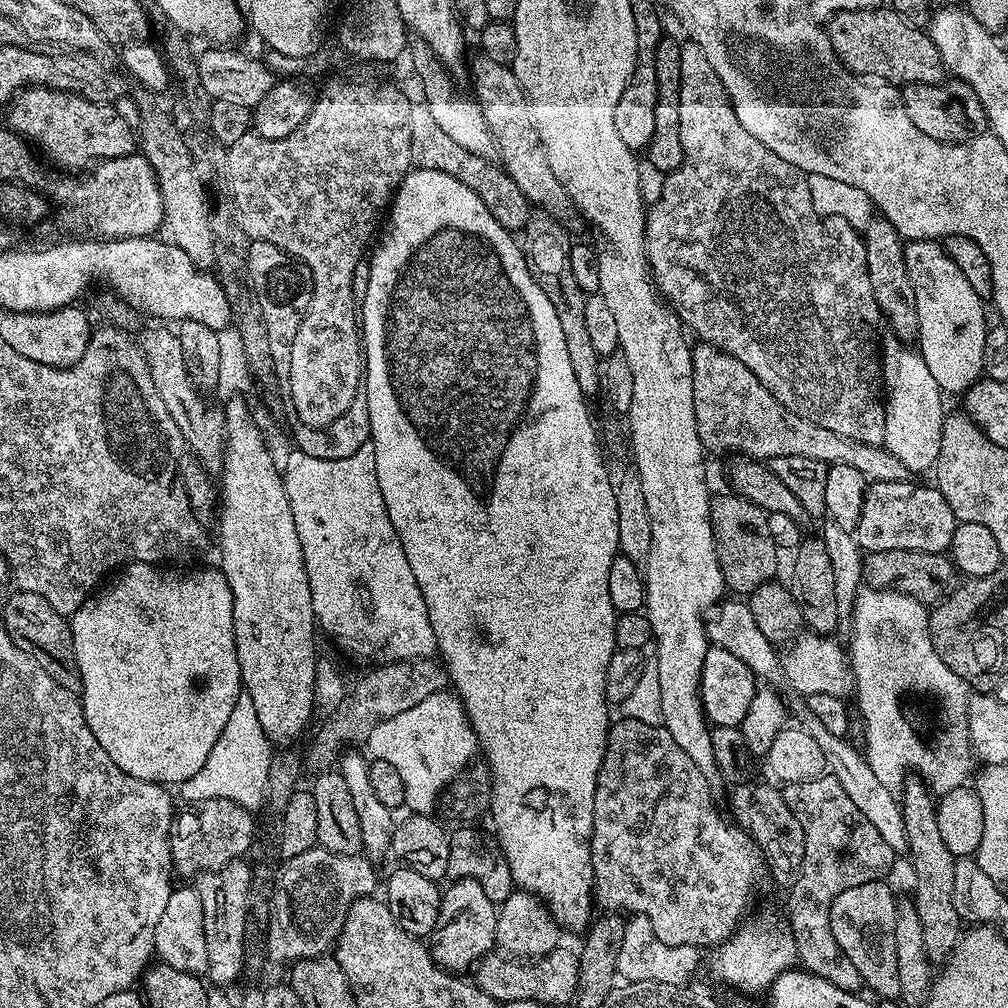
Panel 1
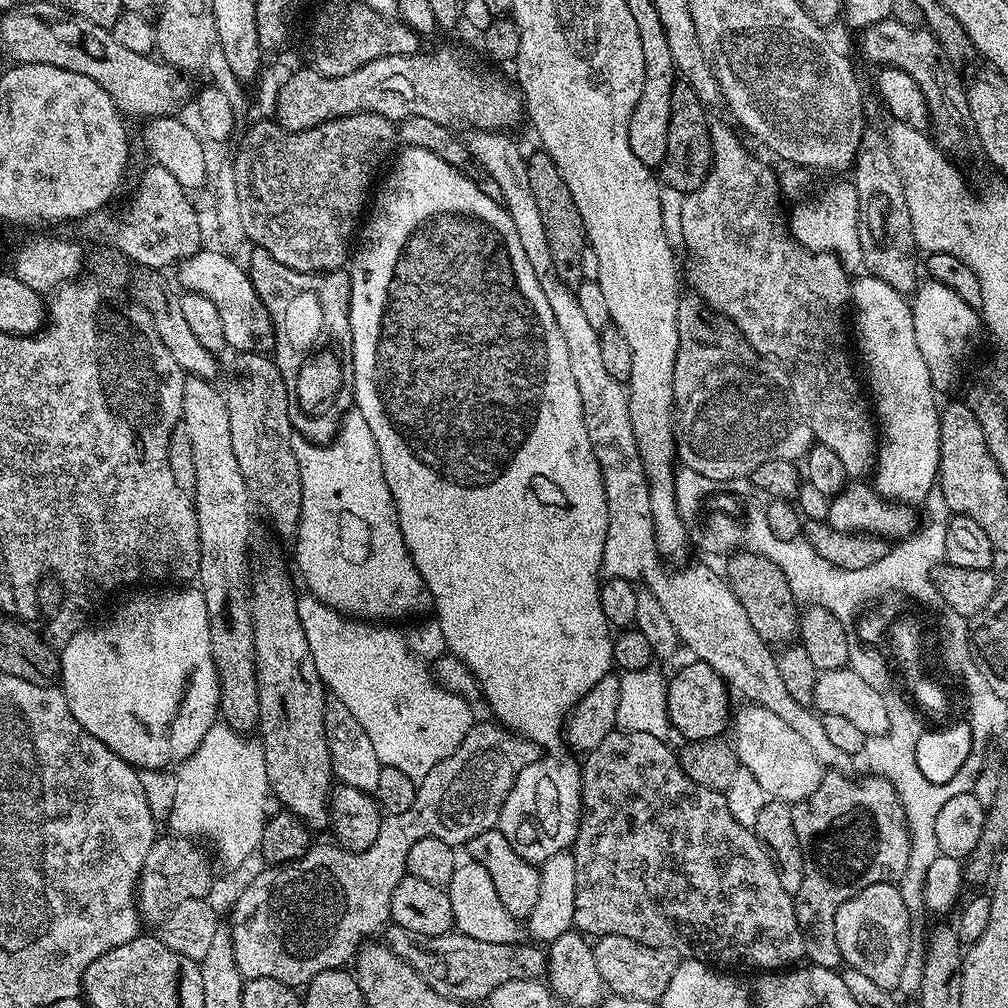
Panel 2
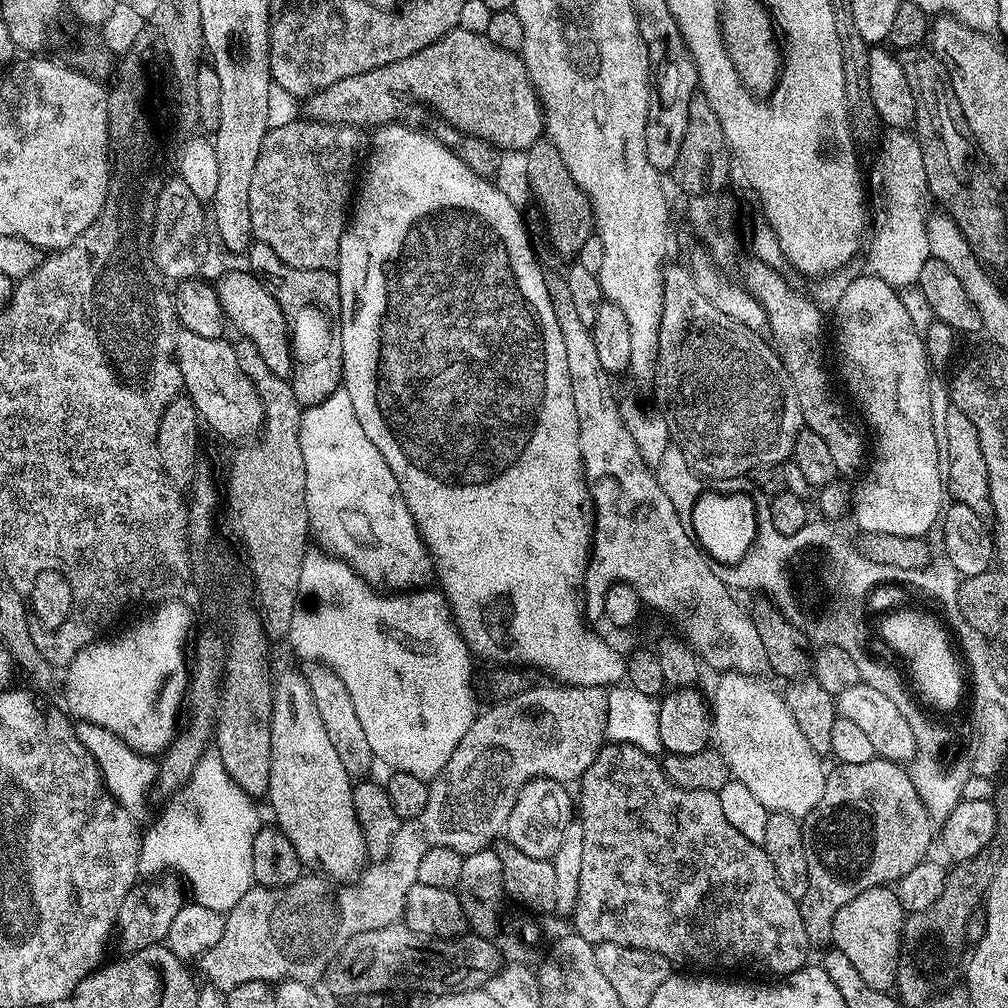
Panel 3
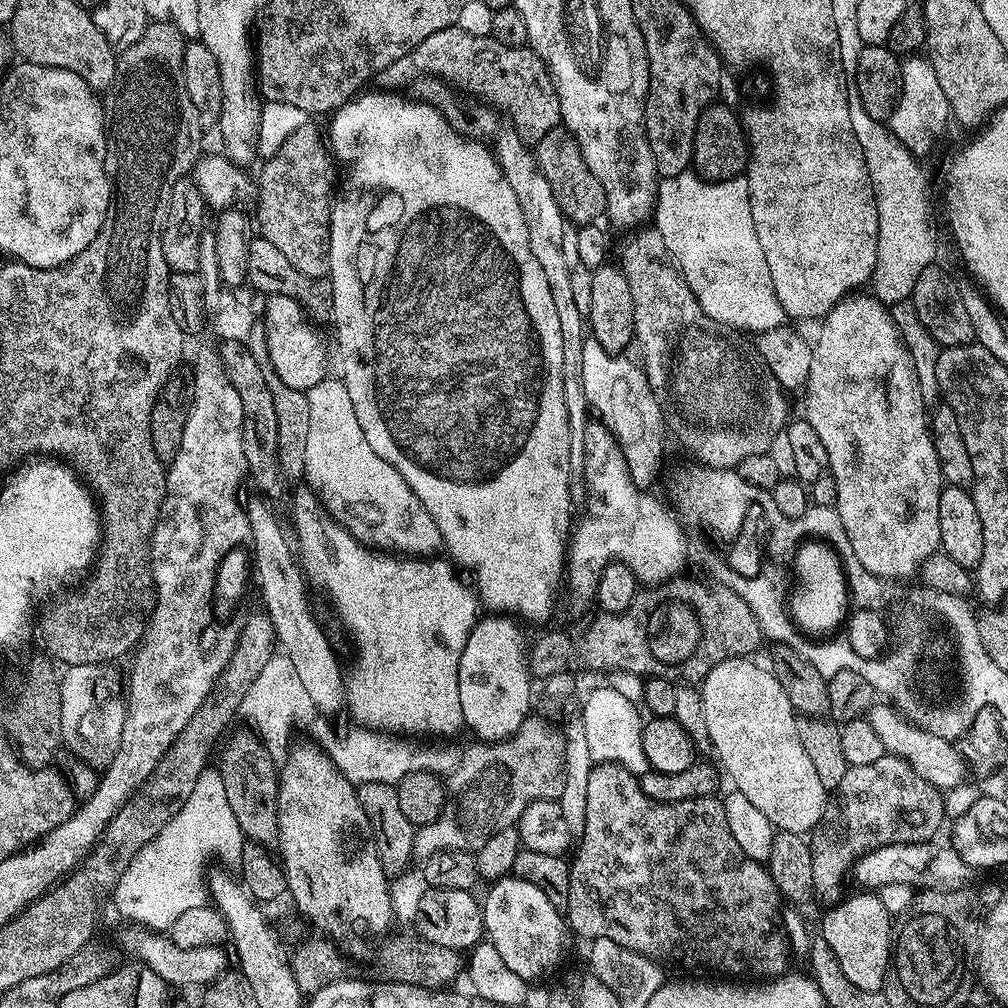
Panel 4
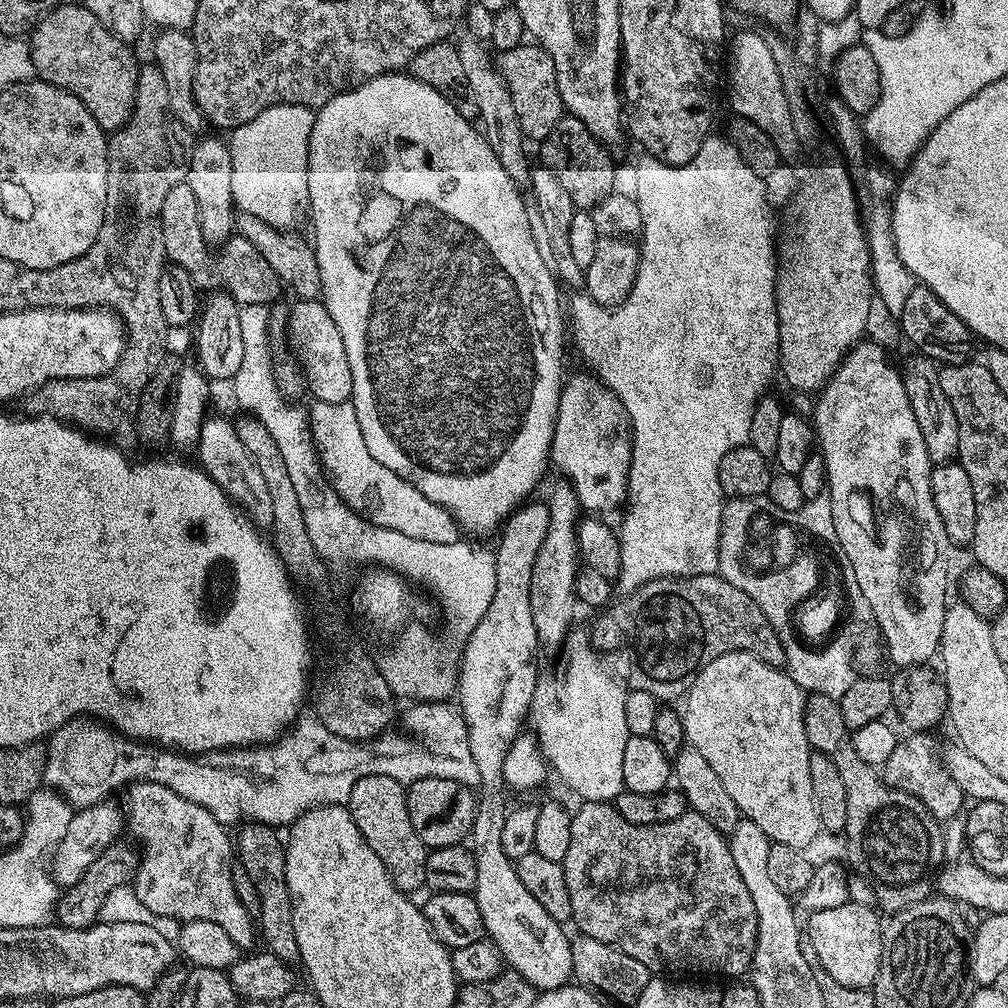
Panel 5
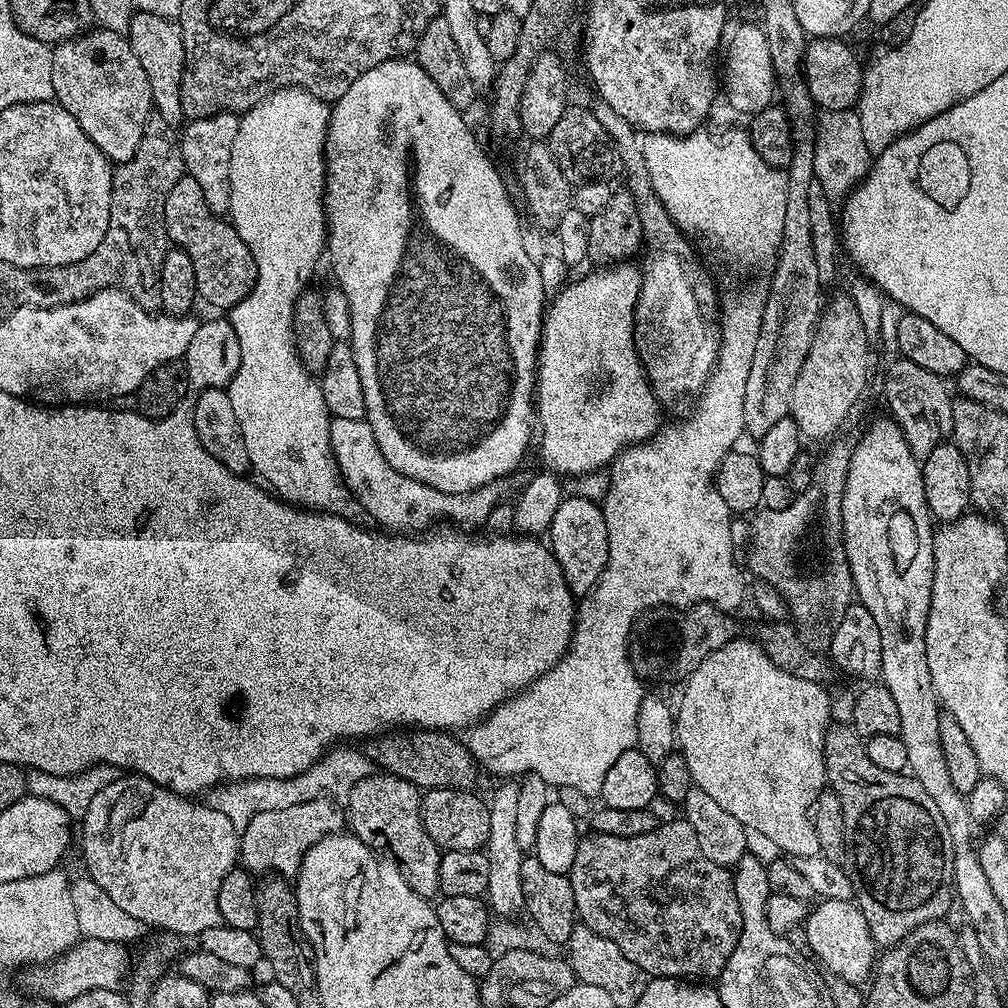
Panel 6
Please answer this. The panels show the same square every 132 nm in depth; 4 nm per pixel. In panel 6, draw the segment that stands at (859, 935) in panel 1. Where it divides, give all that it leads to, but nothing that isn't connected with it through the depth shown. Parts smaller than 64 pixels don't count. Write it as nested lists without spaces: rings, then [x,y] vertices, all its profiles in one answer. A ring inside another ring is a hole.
[[[821,899],[819,903],[817,903],[817,908],[813,907],[811,911],[809,911],[808,915],[804,917],[803,928],[806,930],[806,942],[810,942],[810,950],[812,951],[812,956],[815,959],[820,959],[822,963],[824,963],[823,971],[825,973],[831,974],[833,976],[837,976],[838,978],[842,978],[846,982],[850,982],[851,984],[863,985],[865,983],[864,979],[871,977],[874,972],[874,965],[878,960],[878,946],[874,942],[874,938],[870,934],[870,926],[866,926],[866,914],[862,914],[862,910],[860,907],[855,904],[852,900],[844,900],[844,901],[836,901],[836,900],[825,900]]]

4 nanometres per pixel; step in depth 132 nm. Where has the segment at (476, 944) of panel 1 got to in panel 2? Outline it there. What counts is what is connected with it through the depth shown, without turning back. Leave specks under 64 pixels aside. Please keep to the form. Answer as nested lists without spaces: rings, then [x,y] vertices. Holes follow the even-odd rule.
[[[465,859],[457,863],[454,878],[450,878],[446,891],[450,898],[455,931],[470,938],[478,938],[478,942],[514,944],[521,939],[521,921],[511,916],[506,906],[502,906],[502,901],[498,899],[498,890],[494,890],[494,881],[490,879],[489,872],[483,866],[478,866],[478,862]]]

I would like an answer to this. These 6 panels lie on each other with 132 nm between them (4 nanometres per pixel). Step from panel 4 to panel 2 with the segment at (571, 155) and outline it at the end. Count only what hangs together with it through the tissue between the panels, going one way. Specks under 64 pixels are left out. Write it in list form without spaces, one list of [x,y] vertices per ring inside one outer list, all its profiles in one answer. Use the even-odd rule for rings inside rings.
[[[537,150],[533,156],[527,157],[526,175],[530,178],[530,190],[534,193],[534,199],[538,202],[538,210],[542,213],[542,222],[546,225],[546,238],[550,238],[550,254],[554,254],[554,267],[558,278],[566,285],[575,286],[584,280],[582,272],[582,252],[586,247],[588,232],[582,222],[582,214],[578,214],[578,206],[570,194],[570,186],[558,174],[558,166],[554,166],[554,158],[550,158],[548,153]]]

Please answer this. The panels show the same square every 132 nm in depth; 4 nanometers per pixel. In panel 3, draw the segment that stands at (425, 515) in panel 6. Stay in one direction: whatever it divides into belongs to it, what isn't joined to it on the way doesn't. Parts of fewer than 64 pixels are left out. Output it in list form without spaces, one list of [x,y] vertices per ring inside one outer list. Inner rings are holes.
[[[337,386],[324,397],[309,403],[300,417],[302,462],[306,462],[306,510],[308,527],[320,540],[325,540],[327,551],[347,561],[368,584],[380,590],[415,590],[431,585],[434,580],[434,561],[430,550],[420,537],[420,527],[406,506],[406,498],[398,486],[398,478],[386,466],[386,458],[378,454],[378,446],[366,438],[350,394]]]

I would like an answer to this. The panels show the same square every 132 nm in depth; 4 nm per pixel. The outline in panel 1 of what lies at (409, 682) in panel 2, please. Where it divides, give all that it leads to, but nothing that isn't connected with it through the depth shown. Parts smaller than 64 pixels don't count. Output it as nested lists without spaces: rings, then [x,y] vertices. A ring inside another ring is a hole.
[[[445,690],[430,694],[418,705],[420,708],[414,706],[416,712],[406,710],[408,716],[398,714],[400,720],[390,717],[374,725],[366,737],[366,745],[372,760],[385,760],[398,770],[402,786],[406,786],[405,805],[413,813],[432,814],[437,811],[436,803],[444,787],[455,785],[461,772],[473,763],[472,755],[477,755],[478,745],[459,696]]]

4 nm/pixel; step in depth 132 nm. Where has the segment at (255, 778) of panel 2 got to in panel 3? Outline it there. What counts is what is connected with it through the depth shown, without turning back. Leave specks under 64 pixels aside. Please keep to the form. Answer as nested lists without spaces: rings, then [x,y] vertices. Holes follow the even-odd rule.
[[[209,750],[198,762],[198,766],[194,766],[192,777],[165,804],[168,805],[149,826],[148,832],[146,828],[140,841],[139,875],[156,876],[169,868],[184,876],[185,882],[192,887],[191,899],[195,903],[210,906],[210,910],[228,913],[231,908],[238,906],[242,894],[246,894],[246,890],[254,886],[254,834],[258,834],[262,820],[259,810],[252,805],[255,804],[253,799],[232,781],[230,774],[226,774],[215,751]]]

